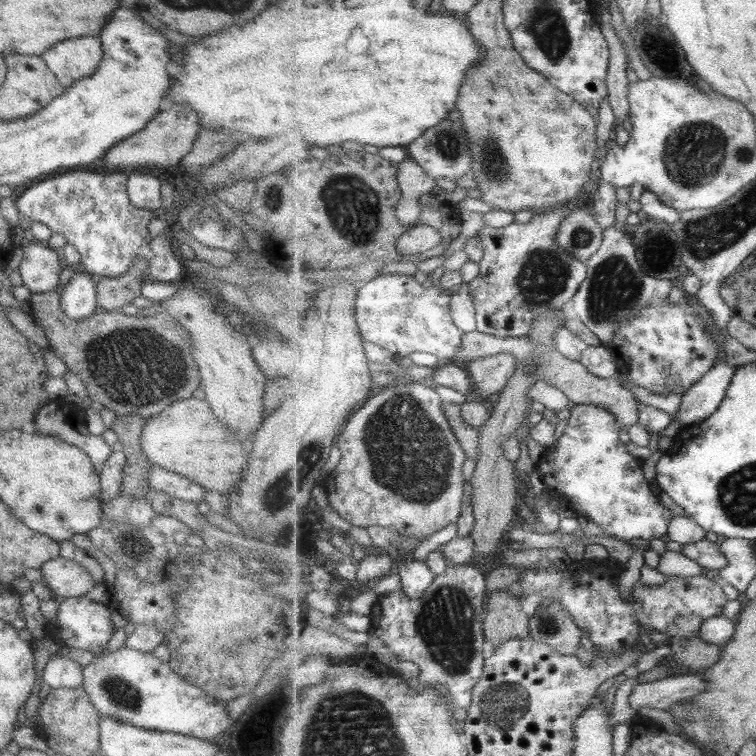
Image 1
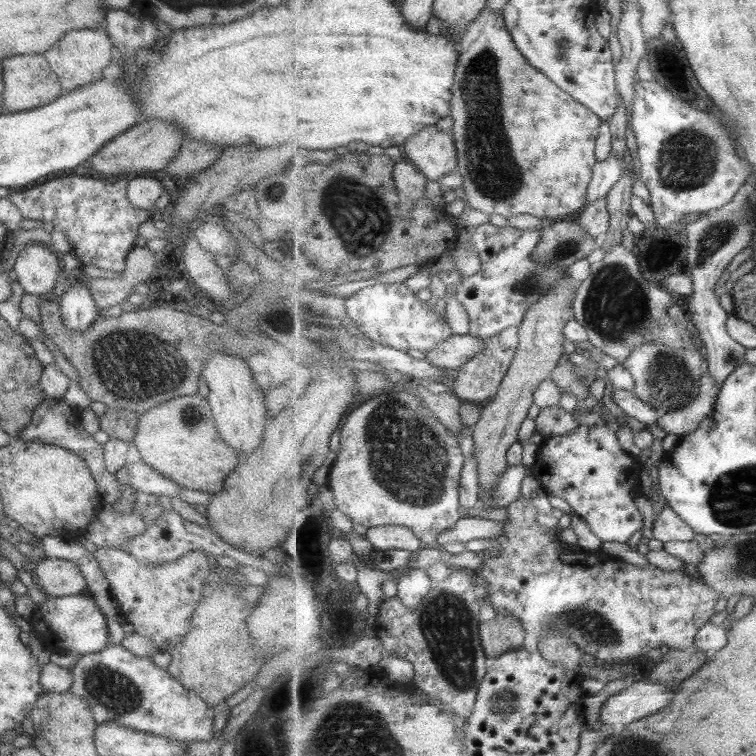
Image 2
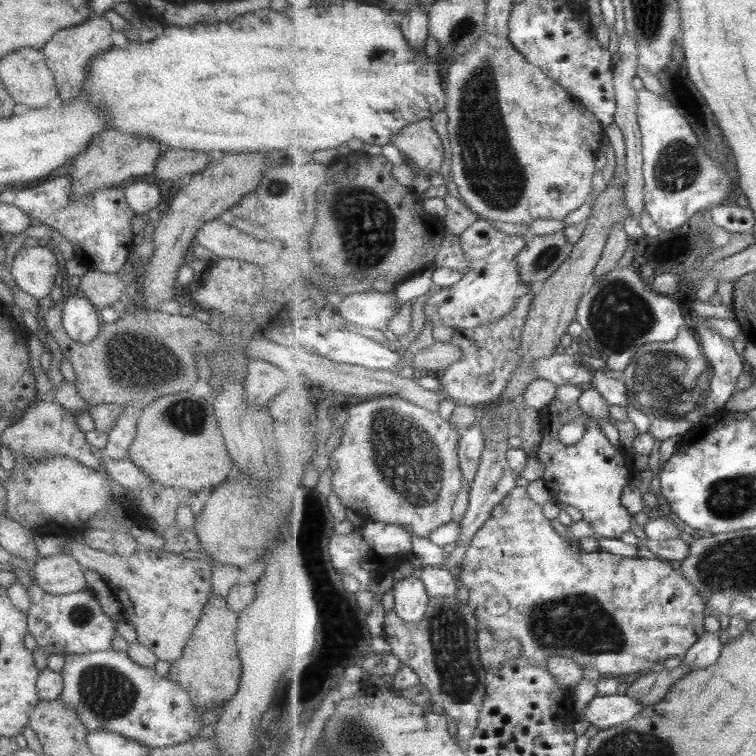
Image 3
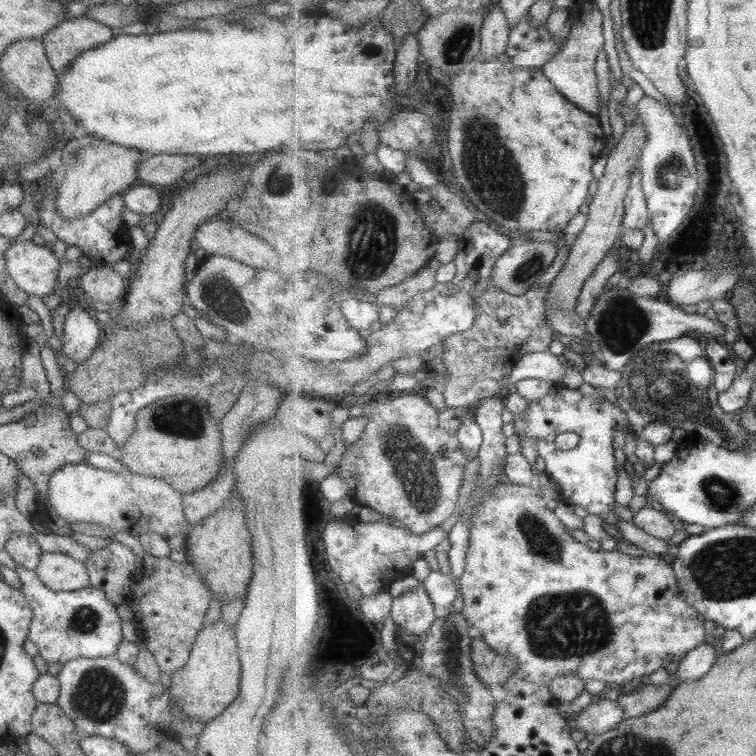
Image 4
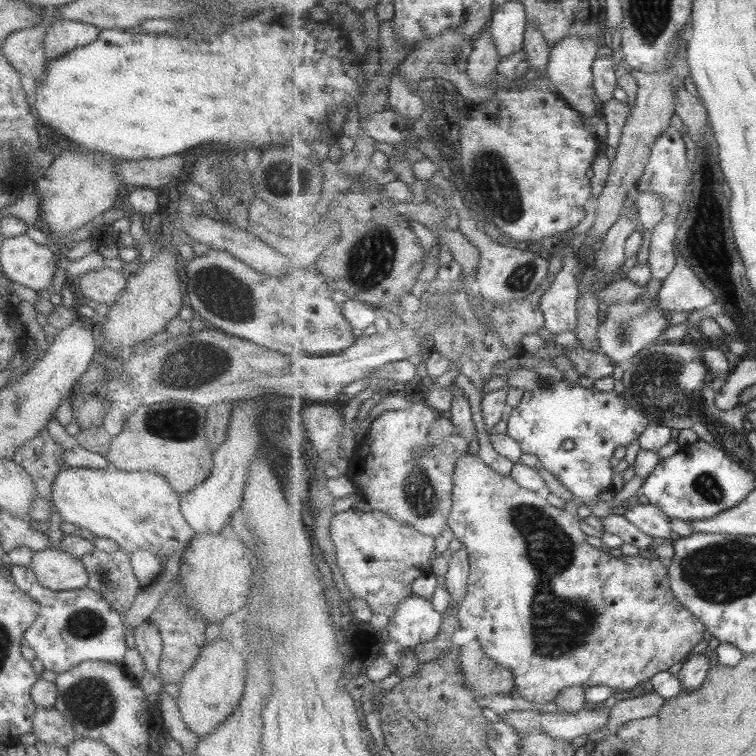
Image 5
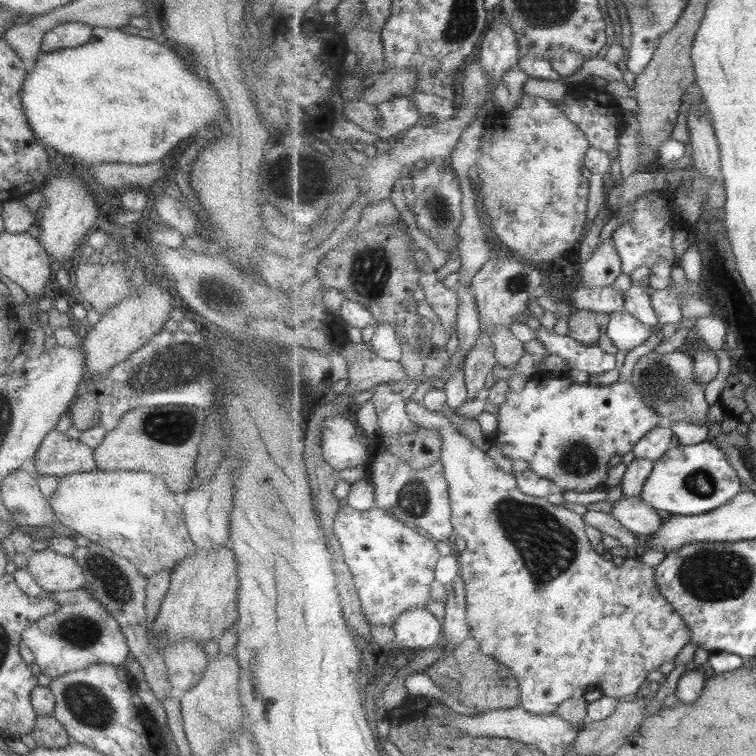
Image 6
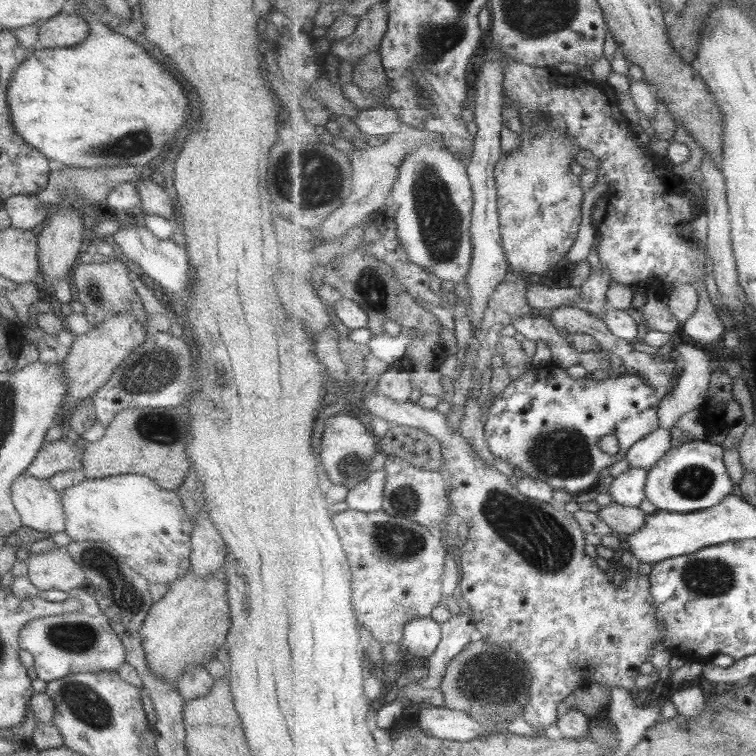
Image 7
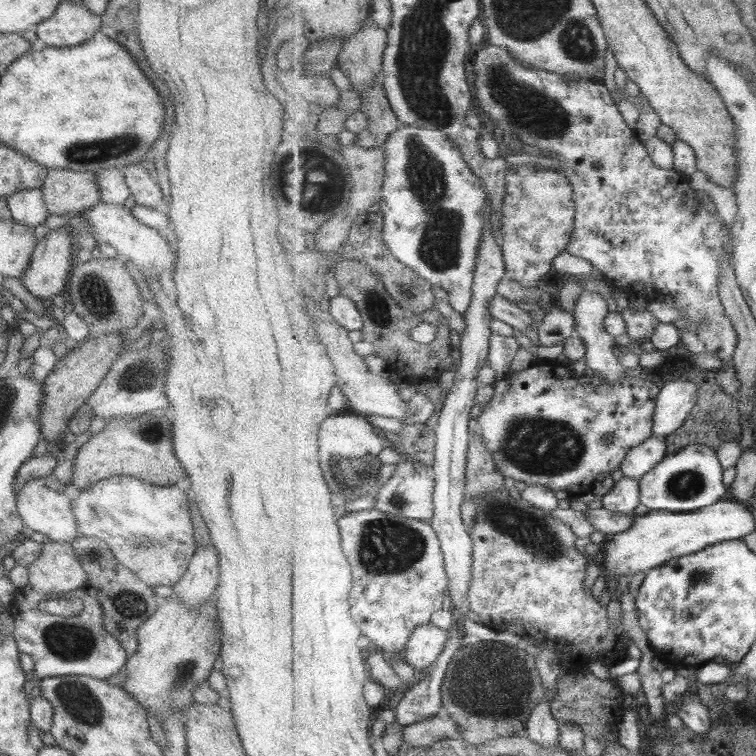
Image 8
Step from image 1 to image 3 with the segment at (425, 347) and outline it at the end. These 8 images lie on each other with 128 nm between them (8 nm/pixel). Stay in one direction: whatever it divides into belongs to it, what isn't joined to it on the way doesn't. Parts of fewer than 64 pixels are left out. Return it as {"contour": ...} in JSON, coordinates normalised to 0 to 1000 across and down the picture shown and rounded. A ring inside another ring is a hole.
{"contour":[[[485,382],[479,388],[464,388],[448,402],[448,414],[463,430],[480,434],[497,434],[516,446],[511,434],[517,435],[515,423],[525,415],[525,393],[521,386],[504,388]]]}

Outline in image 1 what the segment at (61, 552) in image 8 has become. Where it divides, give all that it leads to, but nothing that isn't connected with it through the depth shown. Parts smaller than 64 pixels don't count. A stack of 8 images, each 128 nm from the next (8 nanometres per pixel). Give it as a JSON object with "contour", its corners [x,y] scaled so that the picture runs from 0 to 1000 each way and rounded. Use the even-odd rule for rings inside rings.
{"contour":[[[83,737],[58,743],[52,753],[57,771],[79,792],[115,787],[126,774],[106,746]]]}

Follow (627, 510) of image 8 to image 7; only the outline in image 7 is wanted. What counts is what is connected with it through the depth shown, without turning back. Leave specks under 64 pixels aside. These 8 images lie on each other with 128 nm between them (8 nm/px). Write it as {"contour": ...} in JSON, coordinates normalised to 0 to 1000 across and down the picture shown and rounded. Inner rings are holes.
{"contour":[[[832,618],[816,630],[806,647],[810,661],[824,669],[848,669],[854,659],[857,624],[853,619]]]}

